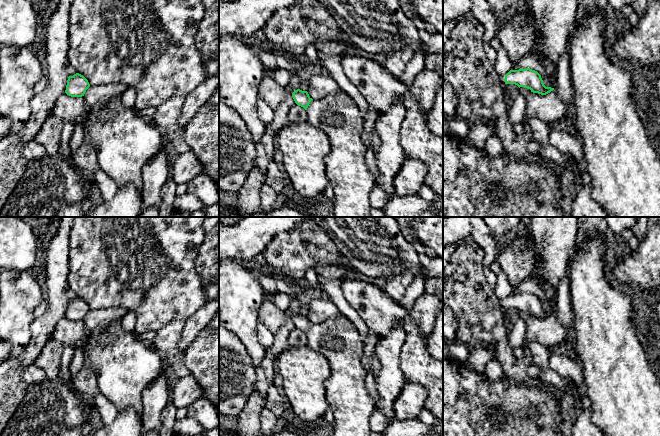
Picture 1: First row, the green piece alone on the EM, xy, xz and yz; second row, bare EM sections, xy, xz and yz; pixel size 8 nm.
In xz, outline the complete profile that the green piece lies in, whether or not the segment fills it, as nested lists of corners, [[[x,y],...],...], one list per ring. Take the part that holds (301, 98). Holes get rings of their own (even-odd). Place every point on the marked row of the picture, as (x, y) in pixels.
[[[297,89],[292,97],[307,111],[307,121],[324,131],[330,140],[331,151],[324,161],[329,184],[334,189],[334,217],[372,217],[369,197],[376,181],[366,164],[368,148],[361,138],[364,120],[357,104],[344,92],[313,100],[307,91]]]

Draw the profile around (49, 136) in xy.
[[[51,114],[35,136],[34,140],[45,148],[47,155],[59,154],[63,123],[62,119]]]

